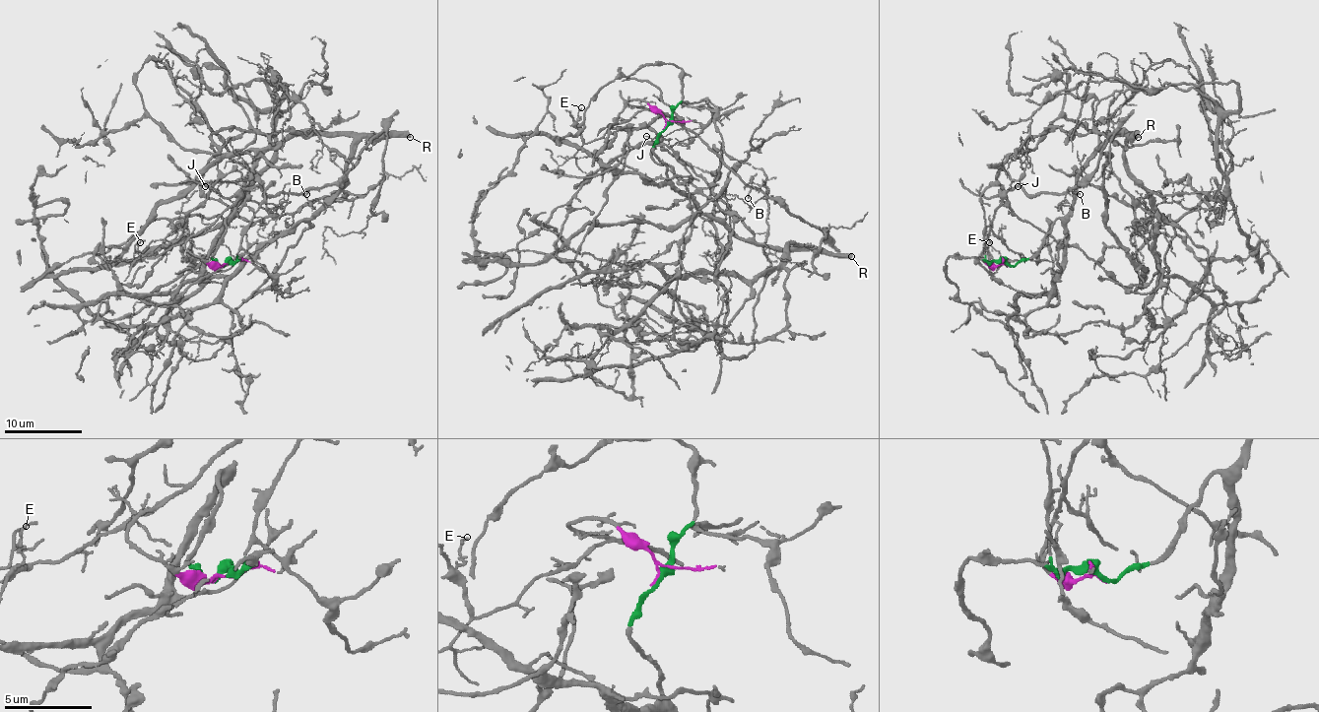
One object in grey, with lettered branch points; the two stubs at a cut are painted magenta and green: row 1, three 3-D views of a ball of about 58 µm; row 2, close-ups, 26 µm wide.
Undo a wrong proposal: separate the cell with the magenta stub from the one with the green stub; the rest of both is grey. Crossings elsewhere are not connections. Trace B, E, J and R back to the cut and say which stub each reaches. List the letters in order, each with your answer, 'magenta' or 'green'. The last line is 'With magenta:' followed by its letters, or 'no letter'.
B: magenta
E: magenta
J: magenta
R: green
With magenta: B, E, J

